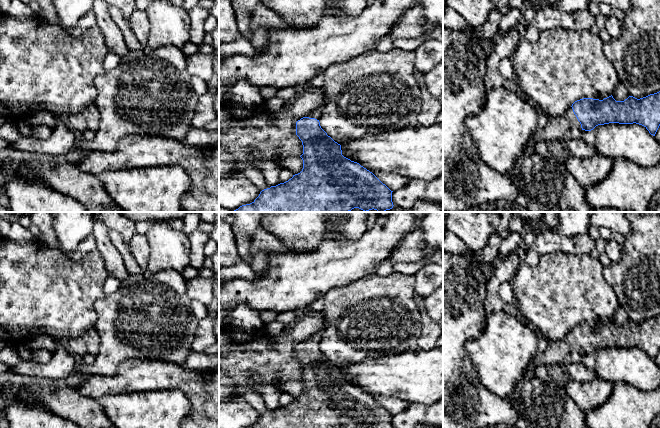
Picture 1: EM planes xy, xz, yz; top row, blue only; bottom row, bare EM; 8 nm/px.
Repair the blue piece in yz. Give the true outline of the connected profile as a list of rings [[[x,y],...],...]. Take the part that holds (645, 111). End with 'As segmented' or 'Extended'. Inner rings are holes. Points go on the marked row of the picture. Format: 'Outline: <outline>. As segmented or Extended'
Outline: [[[660,91],[640,99],[629,96],[624,101],[616,101],[612,95],[603,100],[577,100],[564,114],[548,116],[544,128],[529,139],[516,161],[525,159],[527,146],[535,146],[539,142],[554,146],[575,127],[591,131],[598,125],[609,123],[636,123],[644,126],[655,136],[660,126]]]. Extended

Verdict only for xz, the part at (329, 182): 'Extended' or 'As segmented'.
Extended

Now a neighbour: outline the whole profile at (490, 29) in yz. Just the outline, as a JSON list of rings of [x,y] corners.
[[[495,7],[490,10],[486,22],[480,28],[475,29],[476,34],[486,40],[495,38],[499,33],[499,24],[501,22],[502,14]]]

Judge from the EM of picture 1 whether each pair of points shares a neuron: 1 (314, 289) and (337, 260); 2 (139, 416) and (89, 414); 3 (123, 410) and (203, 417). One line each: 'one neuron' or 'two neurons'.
1: one neuron
2: two neurons
3: two neurons

